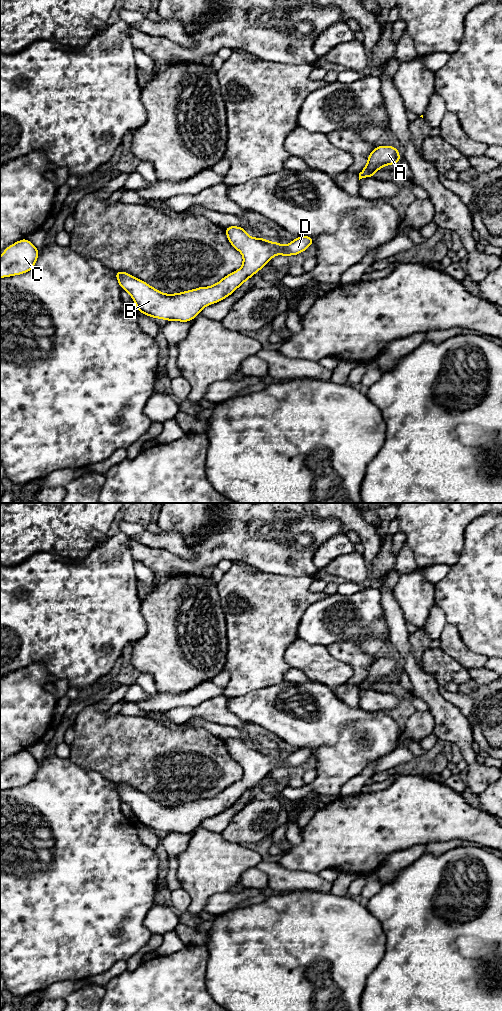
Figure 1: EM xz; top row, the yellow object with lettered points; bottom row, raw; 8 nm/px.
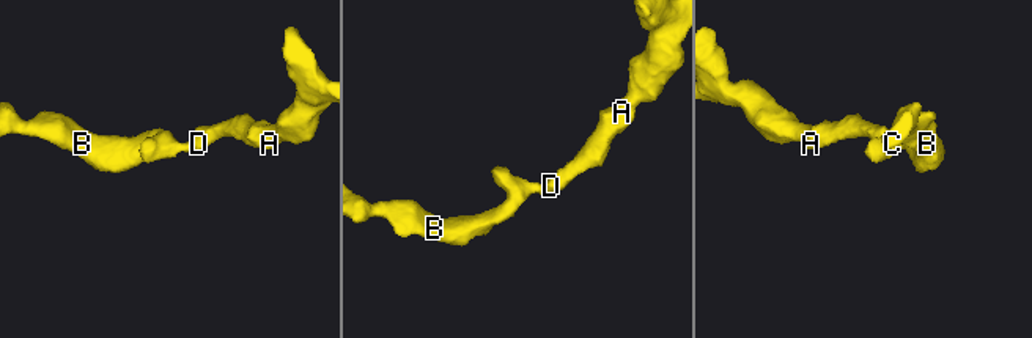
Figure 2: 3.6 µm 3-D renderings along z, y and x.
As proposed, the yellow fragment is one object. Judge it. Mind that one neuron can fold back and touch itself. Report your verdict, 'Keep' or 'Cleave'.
Keep

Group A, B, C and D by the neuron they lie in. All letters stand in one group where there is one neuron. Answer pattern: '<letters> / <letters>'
A B C D

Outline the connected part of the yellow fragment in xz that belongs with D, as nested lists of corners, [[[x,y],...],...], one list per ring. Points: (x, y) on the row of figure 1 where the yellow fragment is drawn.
[[[228,226],[225,228],[228,241],[231,245],[243,255],[243,265],[239,270],[226,275],[218,283],[209,287],[198,287],[194,290],[188,290],[176,294],[164,294],[161,291],[151,287],[148,283],[135,278],[124,271],[114,271],[121,289],[127,291],[140,313],[152,318],[165,319],[166,321],[192,321],[200,311],[210,305],[225,299],[231,295],[246,280],[250,279],[256,272],[260,271],[275,255],[298,255],[313,245],[312,236],[299,236],[292,240],[288,245],[270,242],[264,238],[254,238],[249,236],[244,227]]]

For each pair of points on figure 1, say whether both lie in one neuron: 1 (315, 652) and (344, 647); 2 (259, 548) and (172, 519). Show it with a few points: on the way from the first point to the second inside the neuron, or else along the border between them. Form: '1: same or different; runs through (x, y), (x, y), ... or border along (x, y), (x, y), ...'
1: different; border along (326, 646), (333, 656), (348, 663)
2: different; border along (216, 513), (219, 521), (201, 539), (188, 542)

